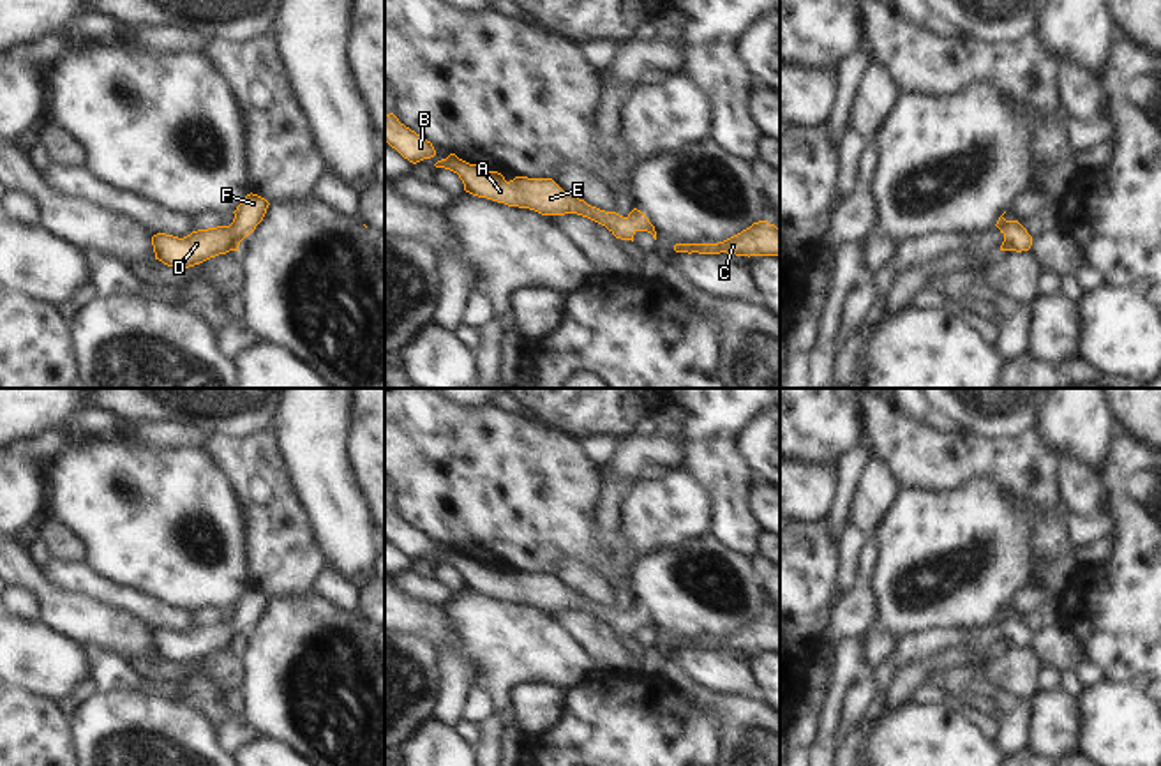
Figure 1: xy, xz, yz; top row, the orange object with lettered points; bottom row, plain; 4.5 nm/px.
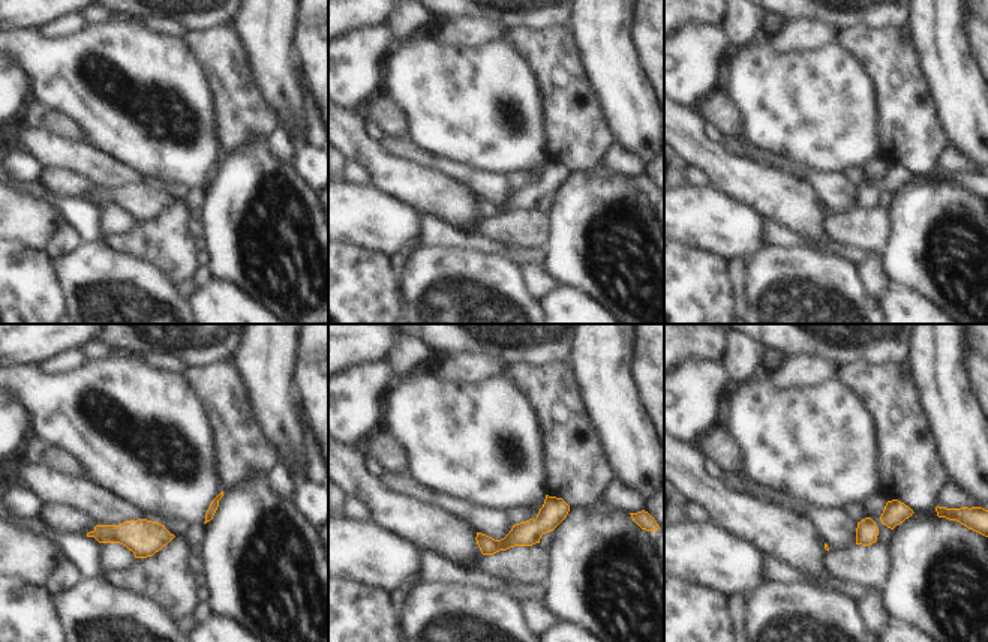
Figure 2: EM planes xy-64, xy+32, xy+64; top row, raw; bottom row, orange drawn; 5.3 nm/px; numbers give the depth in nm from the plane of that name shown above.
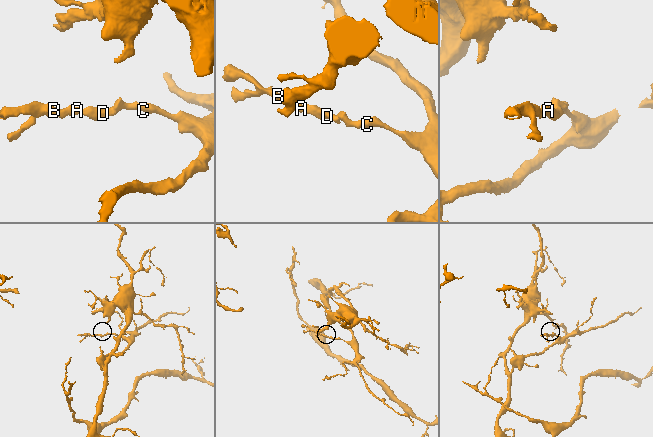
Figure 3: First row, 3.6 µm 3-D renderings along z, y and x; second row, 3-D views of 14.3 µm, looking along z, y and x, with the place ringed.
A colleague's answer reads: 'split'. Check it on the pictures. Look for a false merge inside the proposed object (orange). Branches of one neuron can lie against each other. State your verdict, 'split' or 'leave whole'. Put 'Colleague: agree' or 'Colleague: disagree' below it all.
leave whole
Colleague: disagree

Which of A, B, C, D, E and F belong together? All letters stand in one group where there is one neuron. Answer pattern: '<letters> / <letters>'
A B C D E F

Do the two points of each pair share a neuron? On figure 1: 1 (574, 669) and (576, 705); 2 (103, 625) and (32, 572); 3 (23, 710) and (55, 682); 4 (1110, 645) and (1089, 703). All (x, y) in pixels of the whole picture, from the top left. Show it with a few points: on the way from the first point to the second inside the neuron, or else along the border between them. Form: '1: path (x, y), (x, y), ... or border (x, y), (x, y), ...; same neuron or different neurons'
1: border (595, 671), (567, 690); different neurons
2: path (85, 618), (69, 613), (46, 590); same neuron
3: border (18, 687), (57, 701); different neurons
4: border (1105, 678), (1131, 682), (1142, 689); different neurons

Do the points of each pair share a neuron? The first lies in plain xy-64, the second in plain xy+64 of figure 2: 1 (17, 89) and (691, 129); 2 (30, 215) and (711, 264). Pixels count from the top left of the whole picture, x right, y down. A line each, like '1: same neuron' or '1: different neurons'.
1: different neurons
2: different neurons

